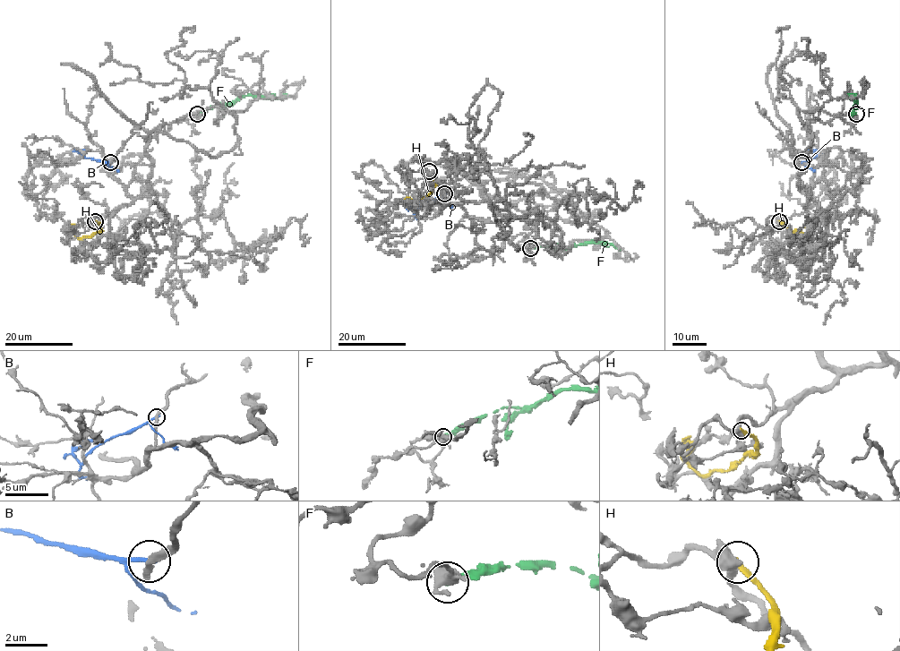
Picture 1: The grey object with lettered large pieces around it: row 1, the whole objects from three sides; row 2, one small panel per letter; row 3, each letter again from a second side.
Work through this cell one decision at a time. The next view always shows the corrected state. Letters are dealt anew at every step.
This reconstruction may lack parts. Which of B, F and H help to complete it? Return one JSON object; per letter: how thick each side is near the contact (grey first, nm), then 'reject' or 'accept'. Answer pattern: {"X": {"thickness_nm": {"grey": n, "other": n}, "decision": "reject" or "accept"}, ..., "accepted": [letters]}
{"B": {"thickness_nm": {"grey": 260, "other": 240}, "decision": "reject"}, "F": {"thickness_nm": {"grey": 400, "other": 200}, "decision": "reject"}, "H": {"thickness_nm": {"grey": 500, "other": 280}, "decision": "reject"}, "accepted": []}

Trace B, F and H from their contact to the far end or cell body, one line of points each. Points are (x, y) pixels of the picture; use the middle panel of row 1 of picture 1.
B: (444, 193), (426, 201), (415, 212), (411, 208), (420, 200)
F: (530, 248), (547, 246), (566, 249), (578, 244), (607, 242), (621, 248)
H: (429, 171), (434, 178), (434, 188), (418, 203), (407, 202), (407, 197)

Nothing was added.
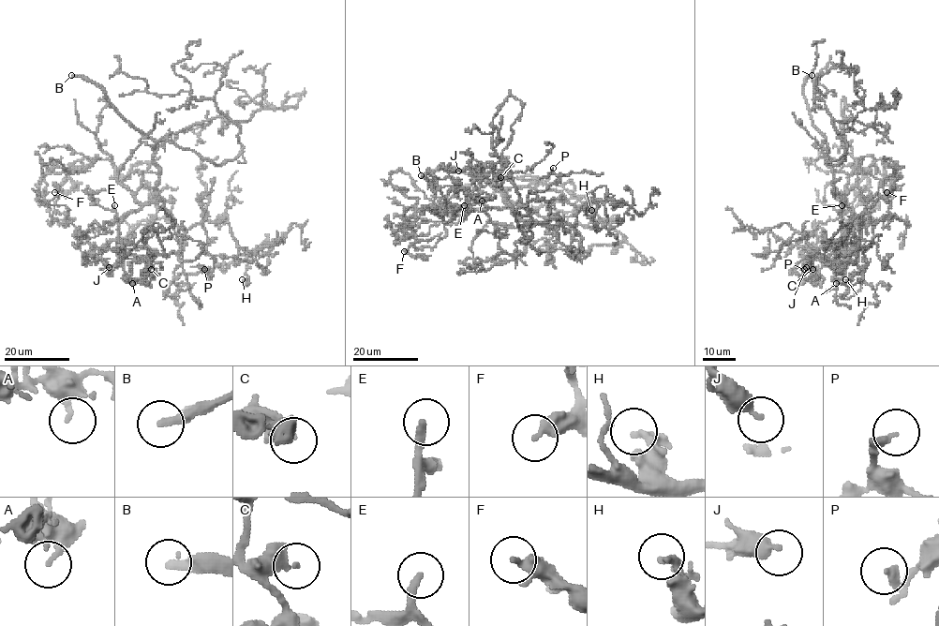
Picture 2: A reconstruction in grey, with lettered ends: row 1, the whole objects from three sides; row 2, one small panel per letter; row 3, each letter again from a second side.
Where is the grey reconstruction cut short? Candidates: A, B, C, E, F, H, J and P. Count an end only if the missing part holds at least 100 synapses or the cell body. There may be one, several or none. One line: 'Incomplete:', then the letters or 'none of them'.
Incomplete: B, E

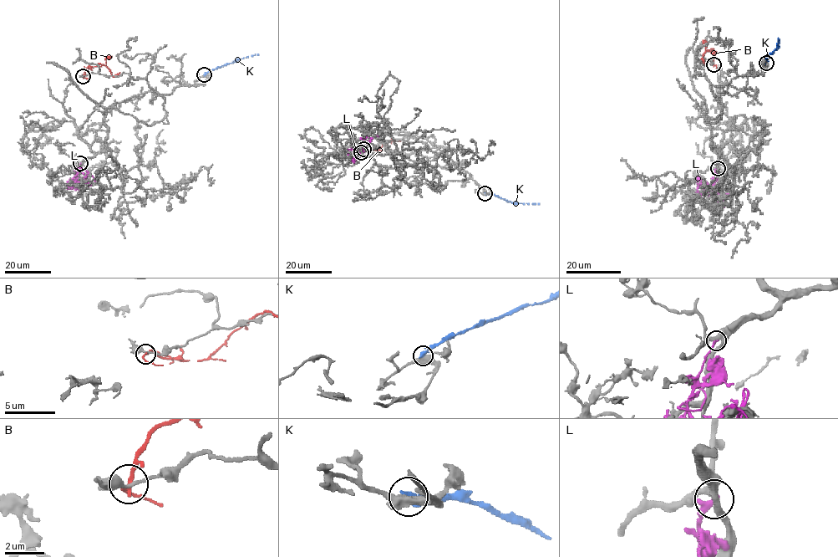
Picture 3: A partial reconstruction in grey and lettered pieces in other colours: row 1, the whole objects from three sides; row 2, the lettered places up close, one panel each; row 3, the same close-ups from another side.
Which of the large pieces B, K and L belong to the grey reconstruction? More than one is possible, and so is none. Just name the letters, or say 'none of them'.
none of them

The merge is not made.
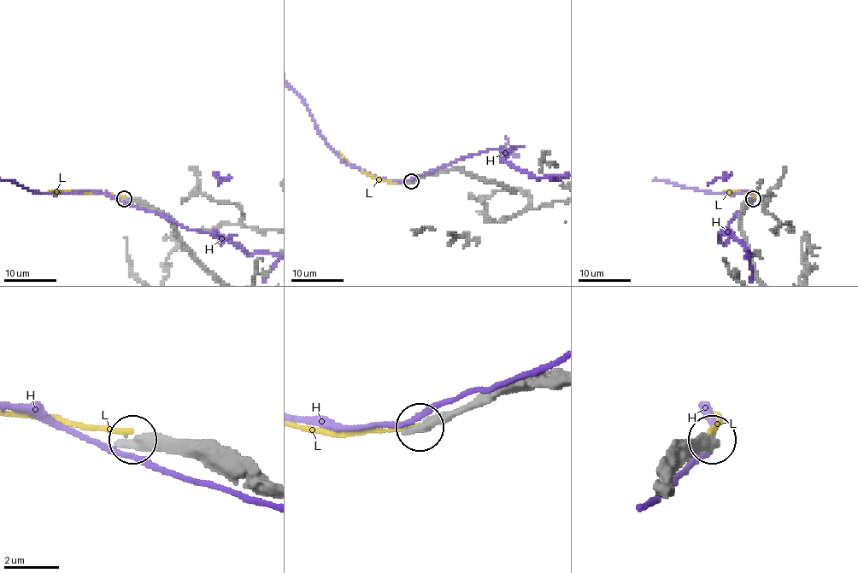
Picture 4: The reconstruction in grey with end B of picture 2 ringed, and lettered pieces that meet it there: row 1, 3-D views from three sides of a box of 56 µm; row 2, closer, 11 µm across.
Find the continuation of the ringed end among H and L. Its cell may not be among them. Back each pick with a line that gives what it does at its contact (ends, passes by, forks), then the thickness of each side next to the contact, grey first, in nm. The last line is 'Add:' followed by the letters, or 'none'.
Add: none

